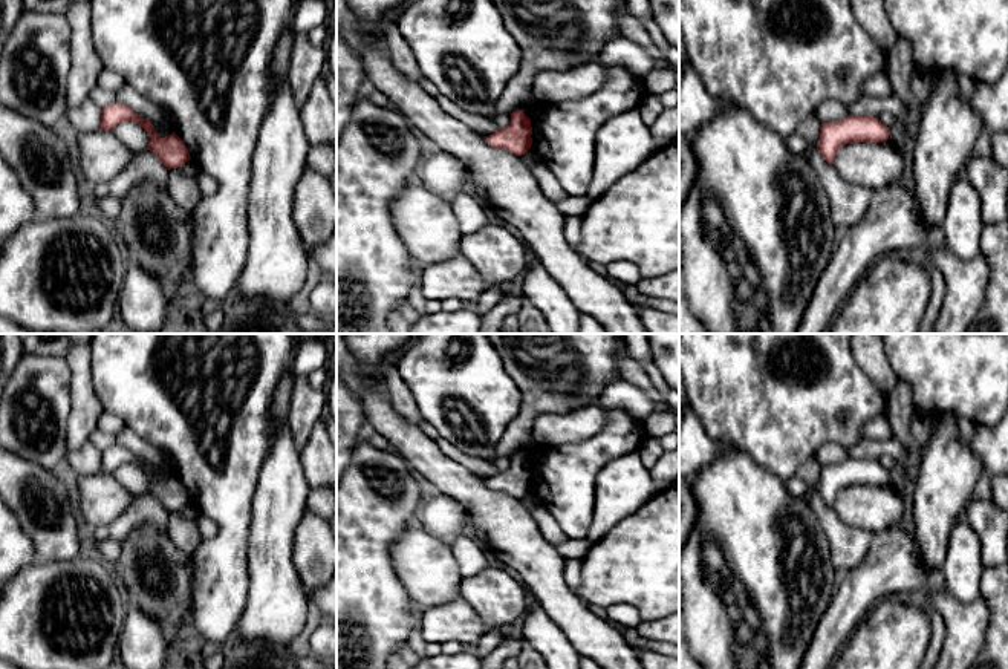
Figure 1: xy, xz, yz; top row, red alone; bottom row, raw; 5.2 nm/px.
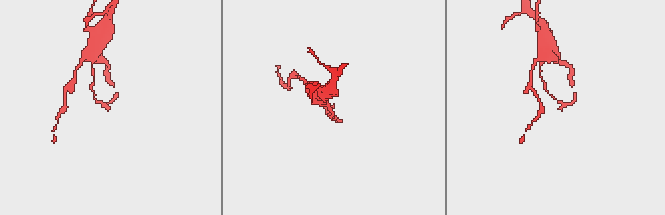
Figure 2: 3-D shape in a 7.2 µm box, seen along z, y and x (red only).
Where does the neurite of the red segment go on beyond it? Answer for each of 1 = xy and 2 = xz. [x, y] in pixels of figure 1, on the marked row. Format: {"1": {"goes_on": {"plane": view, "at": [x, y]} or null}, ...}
{"1": {"goes_on": null}, "2": {"goes_on": null}}

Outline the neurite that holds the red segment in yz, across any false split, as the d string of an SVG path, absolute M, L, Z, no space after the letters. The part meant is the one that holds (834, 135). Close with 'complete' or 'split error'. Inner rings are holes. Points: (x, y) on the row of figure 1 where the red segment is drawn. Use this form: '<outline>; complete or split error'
M849 115L840 121L823 122L817 150L826 162L834 164L837 152L852 142L883 142L887 141L890 127L880 118Z; complete

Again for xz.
M517 109L511 113L511 122L506 129L499 129L496 133L483 138L489 147L506 150L515 156L522 156L532 145L531 135L531 119Z; complete

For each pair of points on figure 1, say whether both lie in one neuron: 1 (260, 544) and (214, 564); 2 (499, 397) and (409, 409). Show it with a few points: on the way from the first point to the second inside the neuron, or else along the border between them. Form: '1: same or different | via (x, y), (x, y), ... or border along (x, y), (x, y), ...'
1: different | border along (253, 513), (248, 538), (248, 585)
2: different | border along (401, 375), (424, 418)

